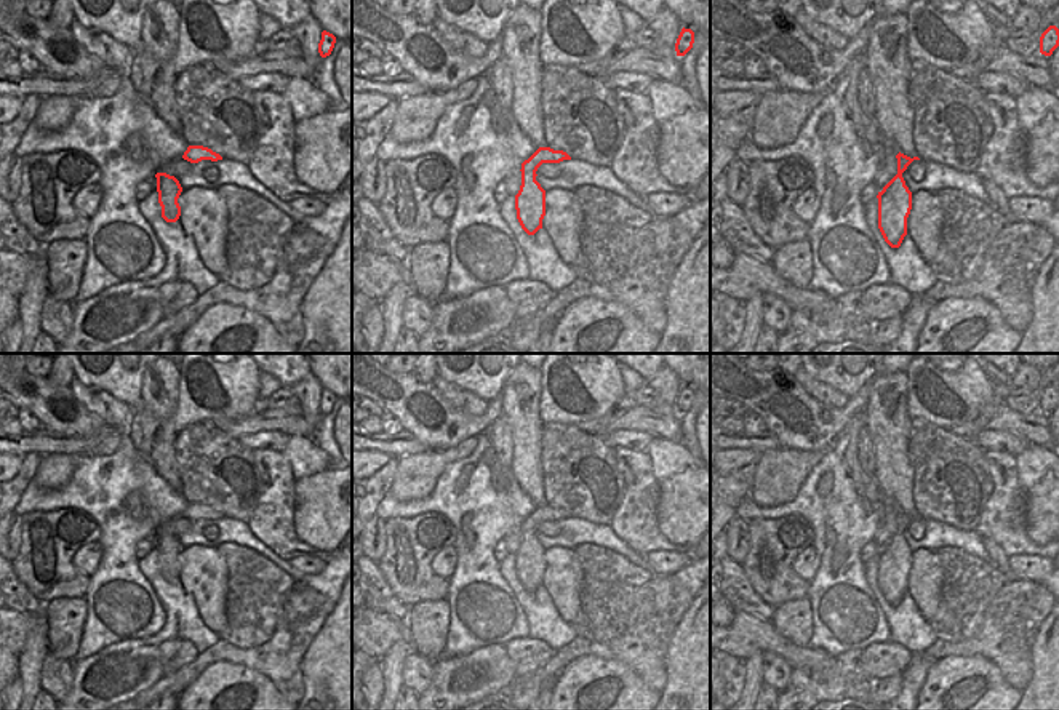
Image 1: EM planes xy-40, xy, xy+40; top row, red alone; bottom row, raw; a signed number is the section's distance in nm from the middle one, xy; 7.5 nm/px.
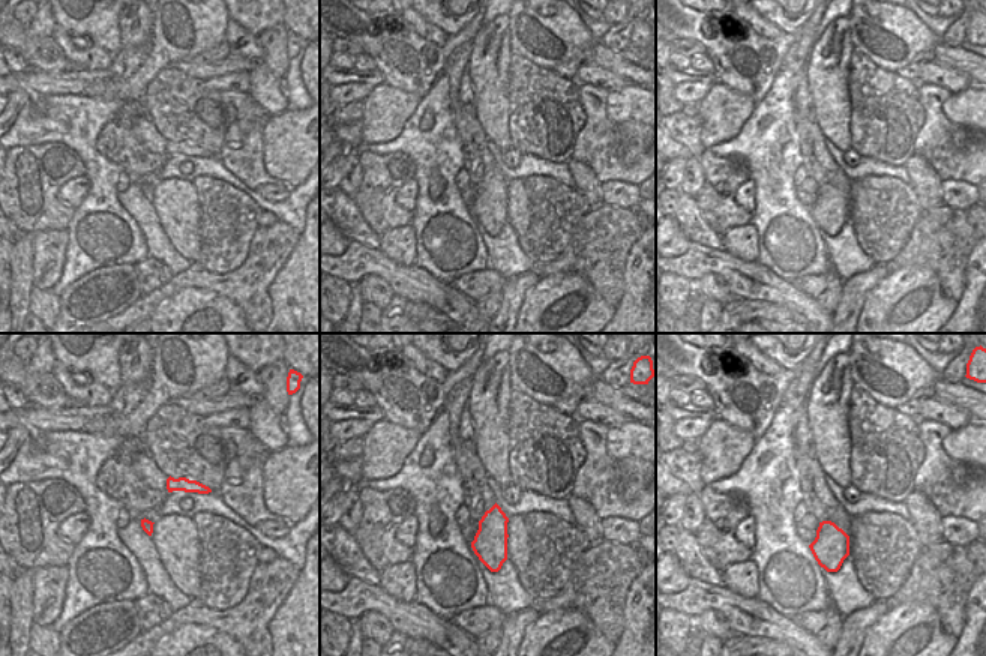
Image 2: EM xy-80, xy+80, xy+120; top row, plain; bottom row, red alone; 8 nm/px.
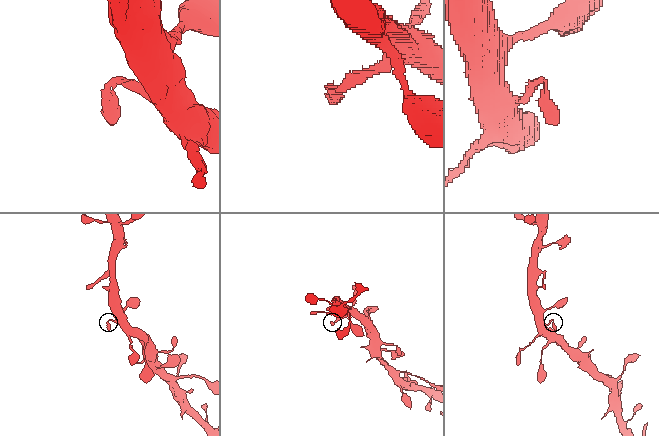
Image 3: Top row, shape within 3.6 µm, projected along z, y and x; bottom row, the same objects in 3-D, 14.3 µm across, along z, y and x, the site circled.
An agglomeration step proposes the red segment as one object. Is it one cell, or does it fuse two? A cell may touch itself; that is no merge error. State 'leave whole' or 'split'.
leave whole

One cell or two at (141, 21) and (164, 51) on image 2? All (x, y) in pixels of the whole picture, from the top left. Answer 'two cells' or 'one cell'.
two cells

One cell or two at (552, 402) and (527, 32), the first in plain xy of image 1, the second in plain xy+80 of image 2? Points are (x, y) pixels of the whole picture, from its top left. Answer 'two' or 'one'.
one

